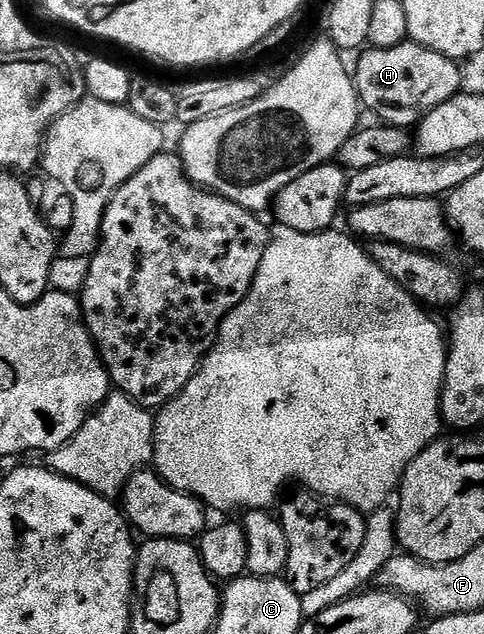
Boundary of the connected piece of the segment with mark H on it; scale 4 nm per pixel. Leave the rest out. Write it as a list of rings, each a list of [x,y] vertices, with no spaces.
[[[411,39],[398,47],[365,48],[354,65],[356,95],[365,110],[373,113],[373,118],[386,125],[415,127],[420,124],[434,107],[446,103],[461,92],[460,68],[438,51],[430,51]]]

